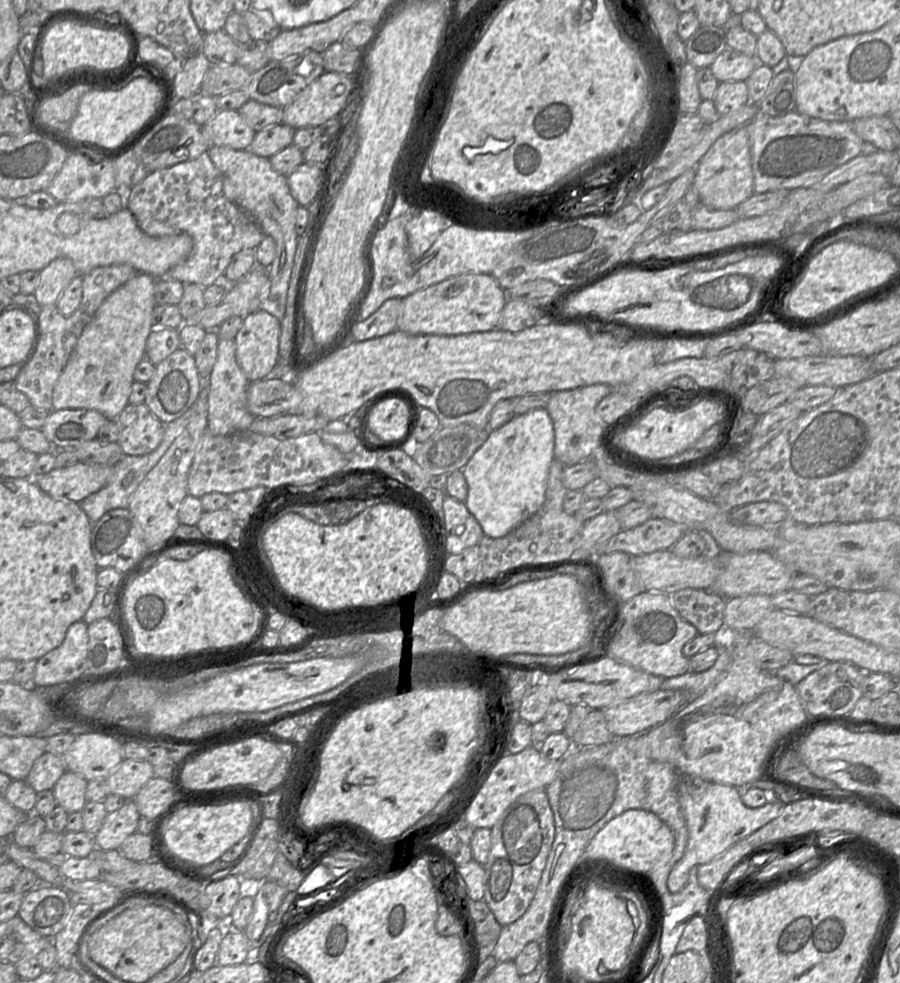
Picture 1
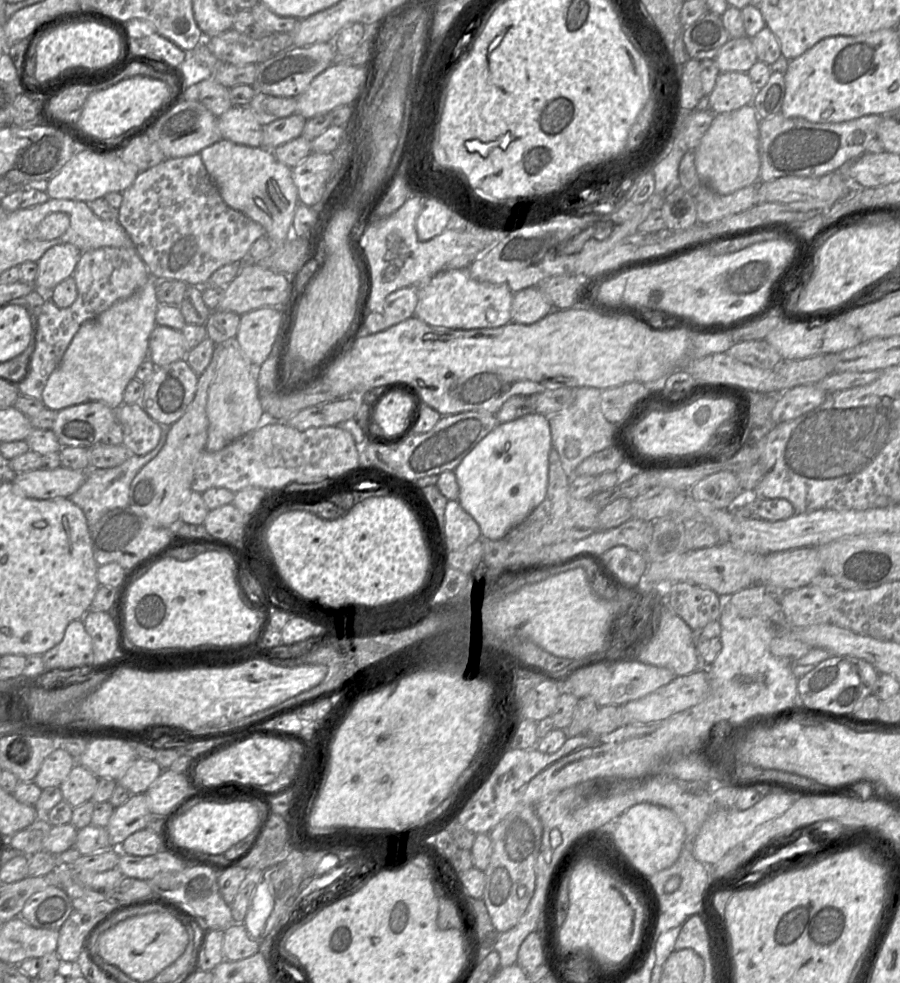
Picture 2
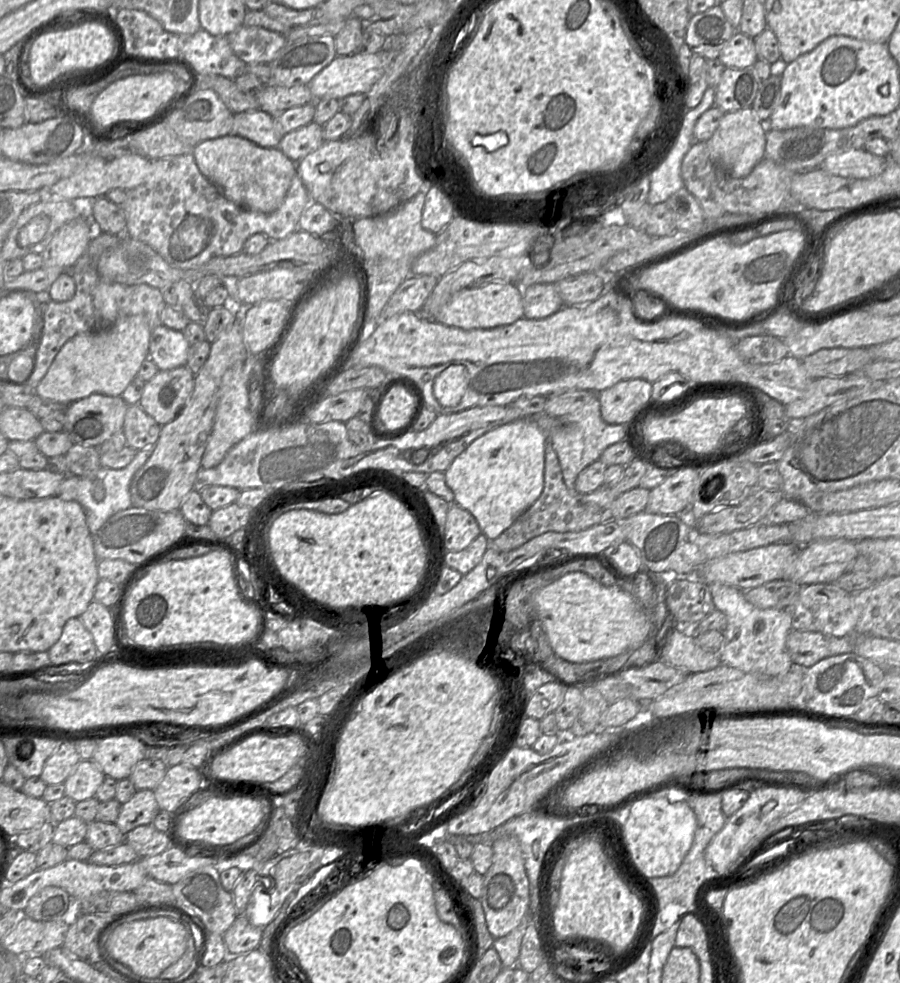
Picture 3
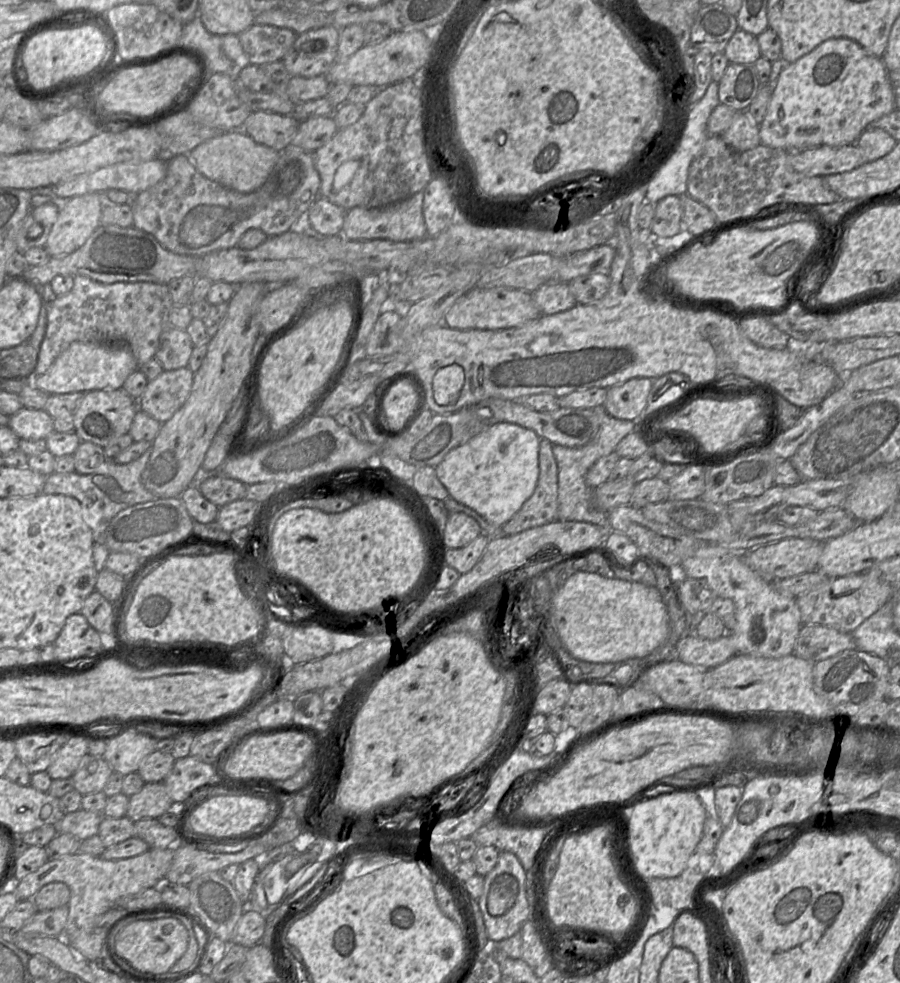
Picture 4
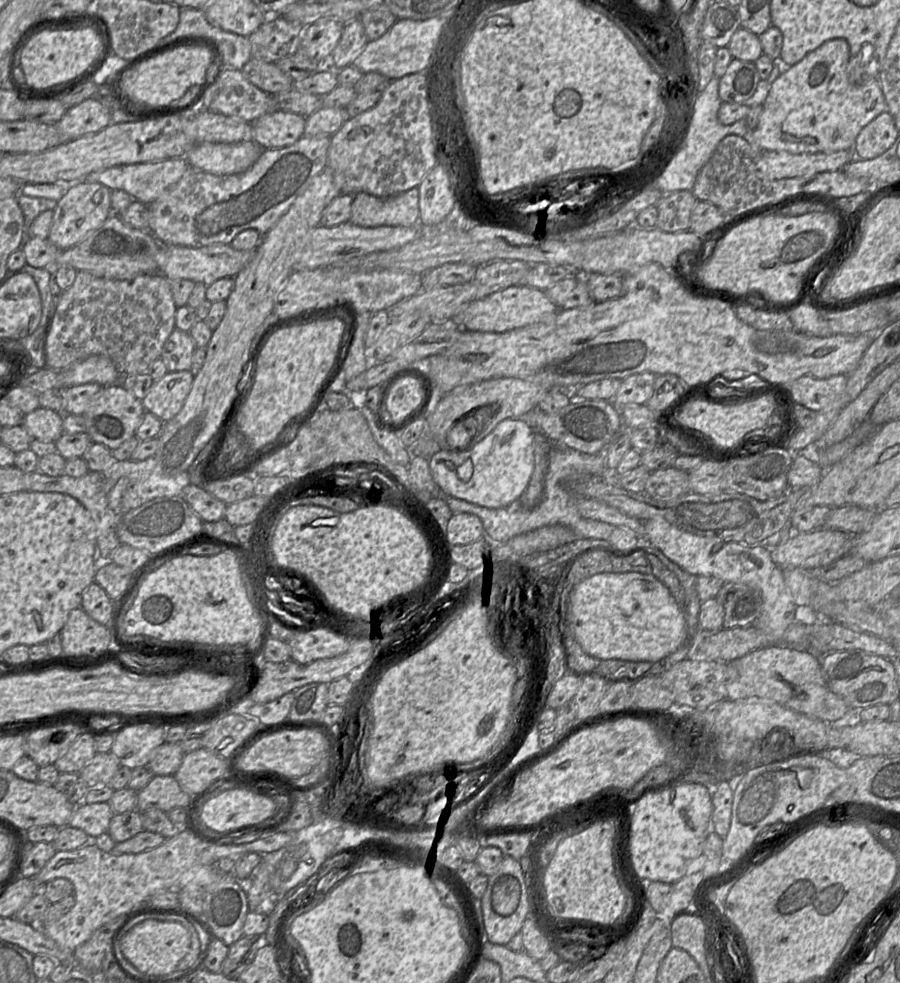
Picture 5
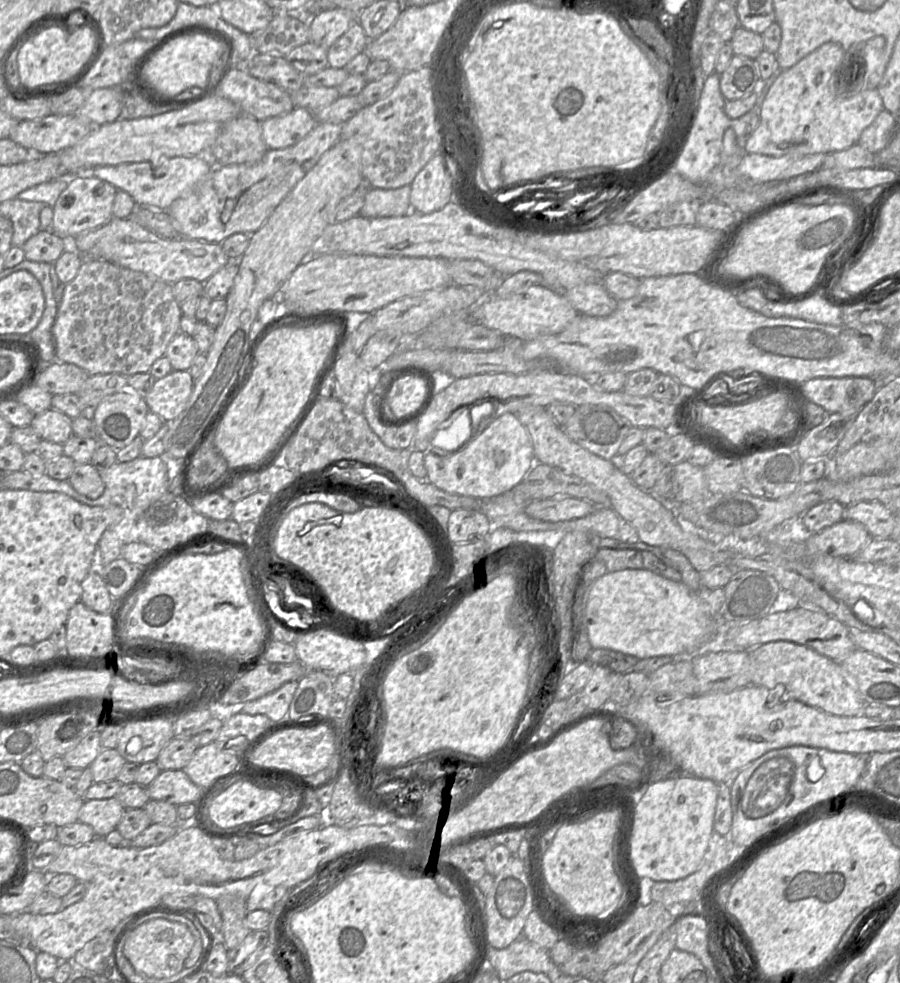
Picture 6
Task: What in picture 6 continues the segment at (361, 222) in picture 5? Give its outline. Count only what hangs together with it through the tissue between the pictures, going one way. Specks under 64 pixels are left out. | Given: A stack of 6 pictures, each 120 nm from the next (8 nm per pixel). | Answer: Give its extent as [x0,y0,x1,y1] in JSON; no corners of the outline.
[359,185,410,218]

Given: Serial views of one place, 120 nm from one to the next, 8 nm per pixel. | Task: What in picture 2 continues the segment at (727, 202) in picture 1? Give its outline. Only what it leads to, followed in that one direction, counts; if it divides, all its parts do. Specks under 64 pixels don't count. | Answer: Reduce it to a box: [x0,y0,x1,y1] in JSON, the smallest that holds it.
[694,104,761,195]

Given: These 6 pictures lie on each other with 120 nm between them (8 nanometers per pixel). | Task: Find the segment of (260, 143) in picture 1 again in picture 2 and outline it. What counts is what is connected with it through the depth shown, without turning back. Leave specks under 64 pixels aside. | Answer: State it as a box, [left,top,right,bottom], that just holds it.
[263,113,306,150]

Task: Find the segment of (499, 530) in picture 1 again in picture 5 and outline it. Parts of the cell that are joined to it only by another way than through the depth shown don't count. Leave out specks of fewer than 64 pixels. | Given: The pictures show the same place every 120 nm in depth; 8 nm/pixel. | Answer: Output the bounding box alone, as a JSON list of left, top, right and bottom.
[428,418,534,508]

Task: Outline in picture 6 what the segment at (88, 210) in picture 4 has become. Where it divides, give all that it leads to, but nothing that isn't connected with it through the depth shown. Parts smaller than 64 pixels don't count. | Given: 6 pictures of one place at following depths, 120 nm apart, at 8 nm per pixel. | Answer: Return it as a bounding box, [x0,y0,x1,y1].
[51,171,117,240]

